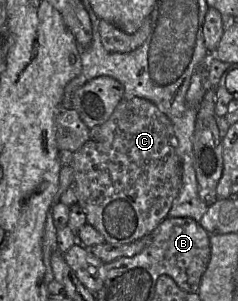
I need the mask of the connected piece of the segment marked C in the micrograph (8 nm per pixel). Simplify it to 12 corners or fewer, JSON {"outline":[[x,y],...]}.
{"outline":[[121,100],[73,153],[112,245],[150,235],[182,186],[170,119]]}

